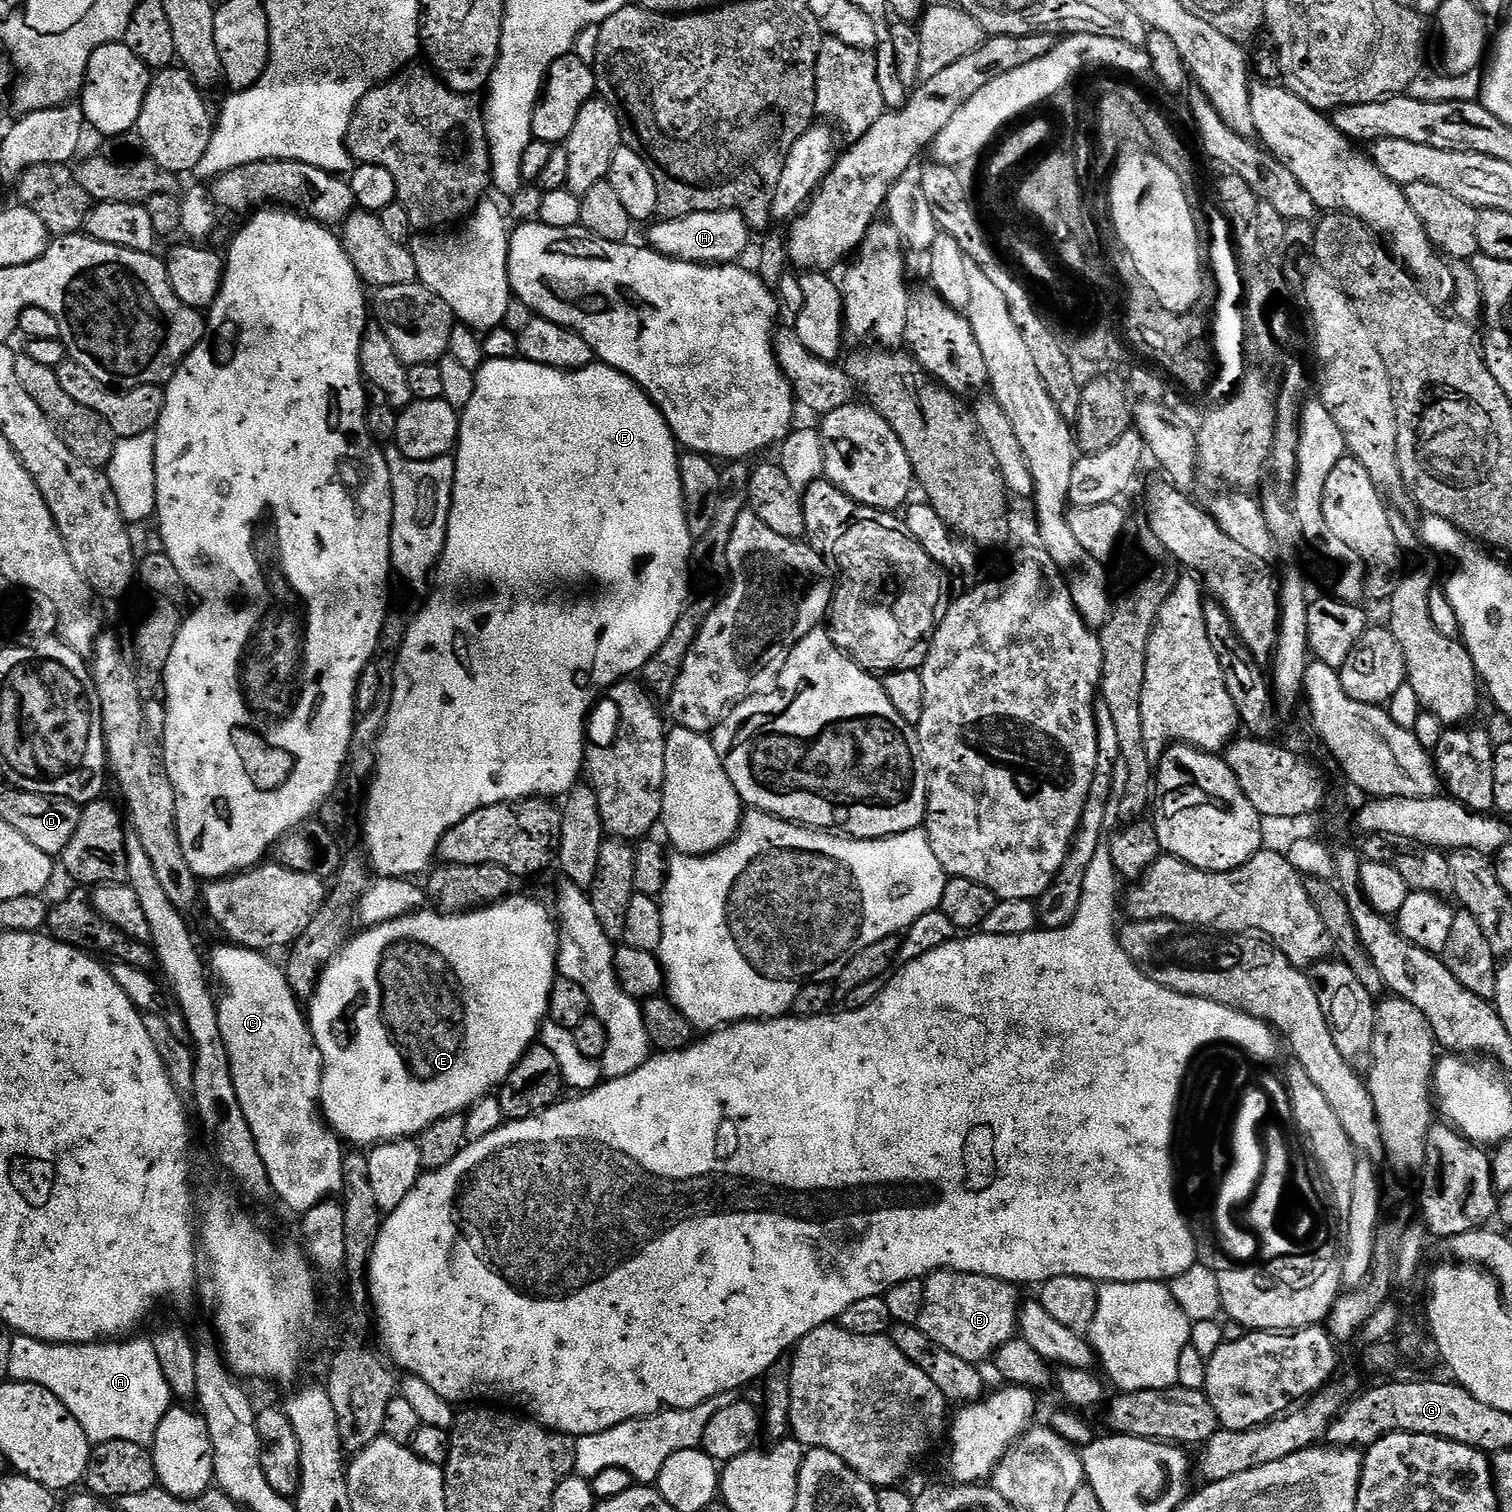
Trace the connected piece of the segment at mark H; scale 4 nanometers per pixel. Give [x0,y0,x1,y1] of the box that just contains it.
[647,212,750,264]

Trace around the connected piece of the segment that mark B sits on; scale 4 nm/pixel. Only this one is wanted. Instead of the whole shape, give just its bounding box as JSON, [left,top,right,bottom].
[919,1270,1022,1366]

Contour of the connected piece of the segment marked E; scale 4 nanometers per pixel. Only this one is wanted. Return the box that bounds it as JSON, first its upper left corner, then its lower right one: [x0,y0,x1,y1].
[306,894,558,1146]

